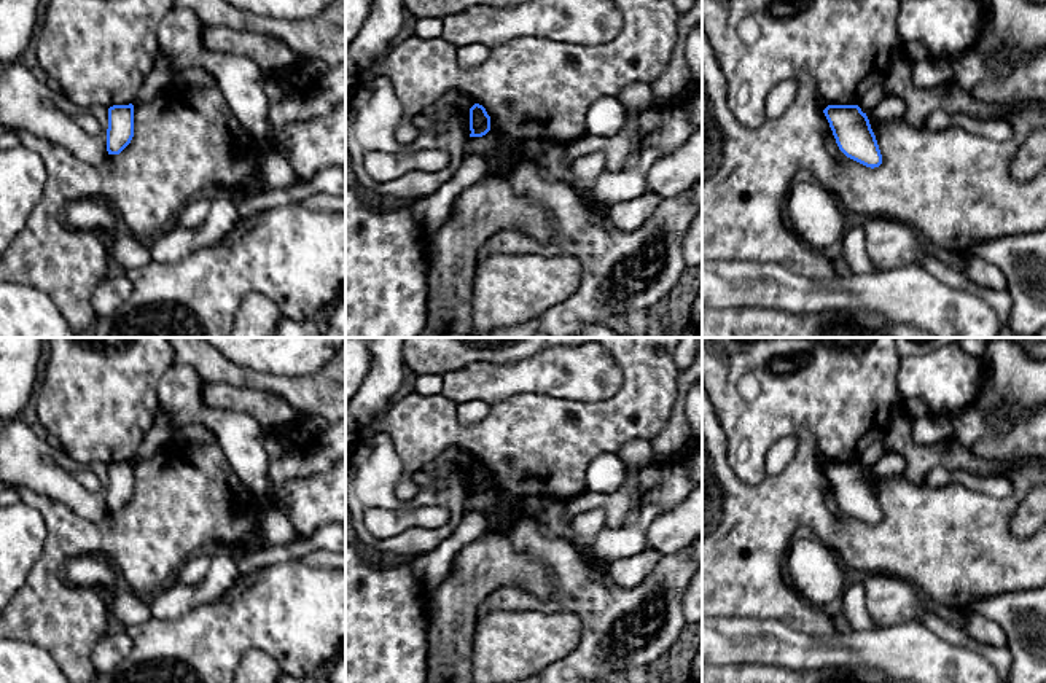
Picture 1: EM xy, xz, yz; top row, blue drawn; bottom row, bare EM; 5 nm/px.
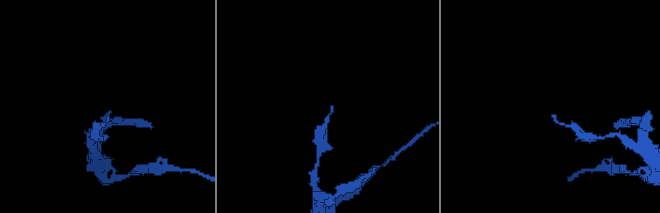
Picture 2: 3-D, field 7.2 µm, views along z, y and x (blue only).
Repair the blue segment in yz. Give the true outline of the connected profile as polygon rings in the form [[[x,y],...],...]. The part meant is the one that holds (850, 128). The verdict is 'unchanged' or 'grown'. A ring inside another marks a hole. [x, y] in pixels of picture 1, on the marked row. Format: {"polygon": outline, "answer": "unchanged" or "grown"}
{"polygon": [[[828,105],[823,110],[839,150],[850,159],[879,167],[882,154],[866,113],[858,105]]], "answer": "unchanged"}

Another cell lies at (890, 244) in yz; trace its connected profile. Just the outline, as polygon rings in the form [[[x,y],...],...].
[[[890,218],[863,220],[863,242],[874,272],[922,266],[927,255],[922,237],[912,228]]]

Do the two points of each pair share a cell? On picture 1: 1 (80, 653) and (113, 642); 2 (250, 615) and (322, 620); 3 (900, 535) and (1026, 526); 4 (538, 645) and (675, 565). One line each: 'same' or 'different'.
1: different
2: same
3: different
4: different

